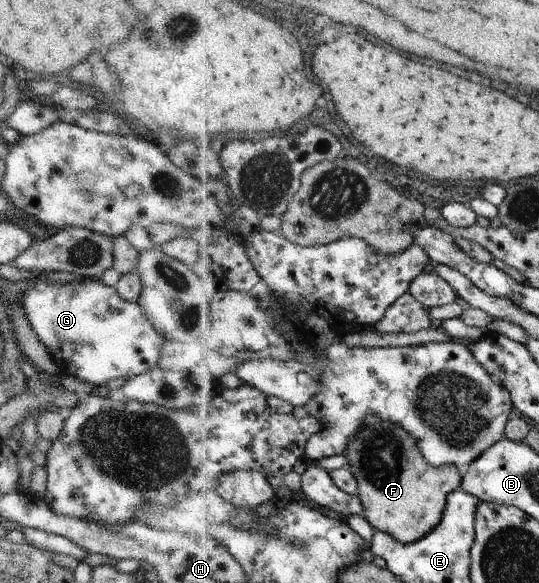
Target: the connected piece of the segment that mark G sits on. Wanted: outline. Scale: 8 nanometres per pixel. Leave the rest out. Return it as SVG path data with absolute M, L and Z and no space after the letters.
M100 280L70 284L36 282L27 287L22 306L31 328L36 332L40 342L46 346L47 352L51 354L61 372L76 376L86 383L90 382L96 390L103 390L110 380L124 378L130 381L136 376L150 373L159 364L165 339L146 319L138 301L124 301L114 286L104 286Z

